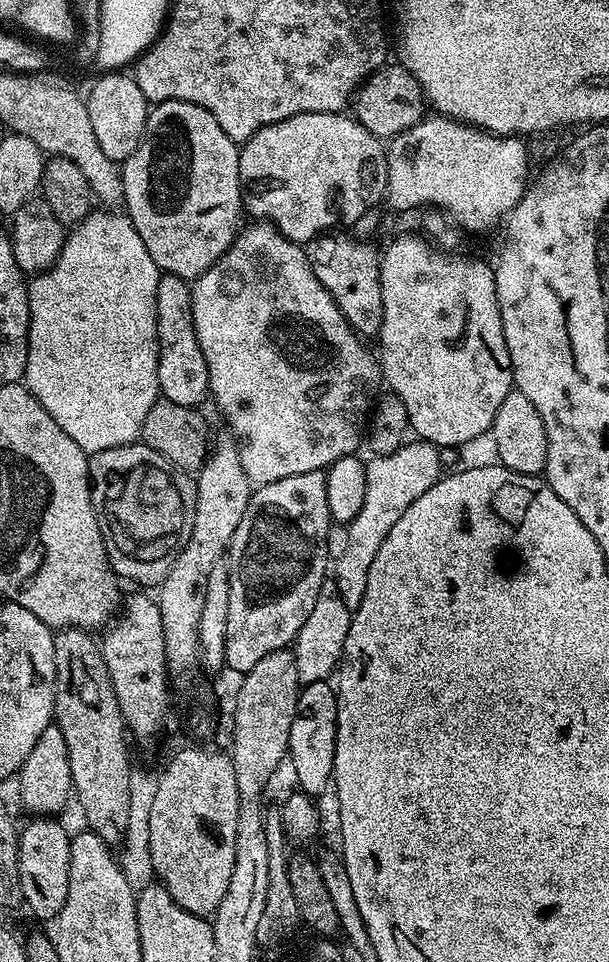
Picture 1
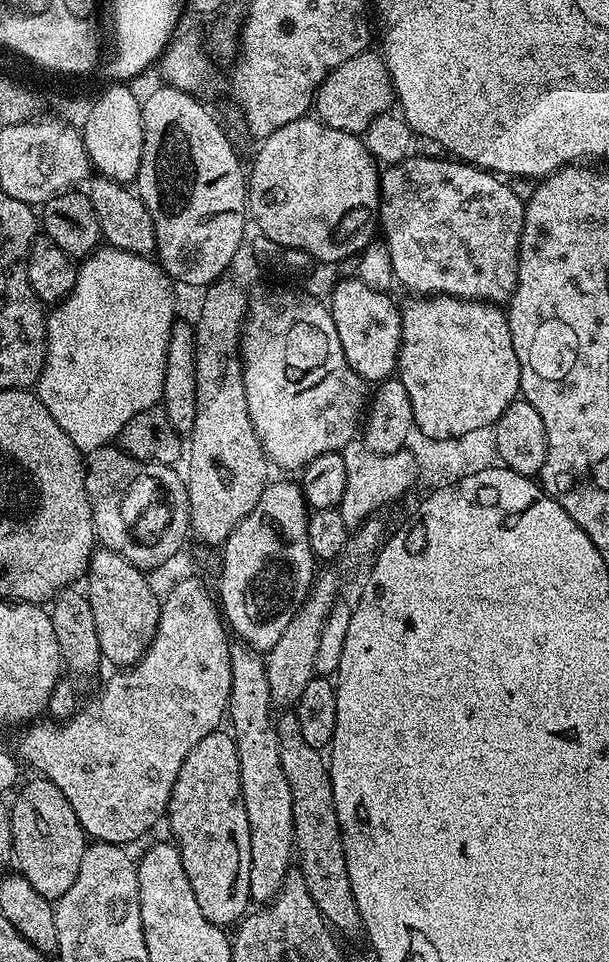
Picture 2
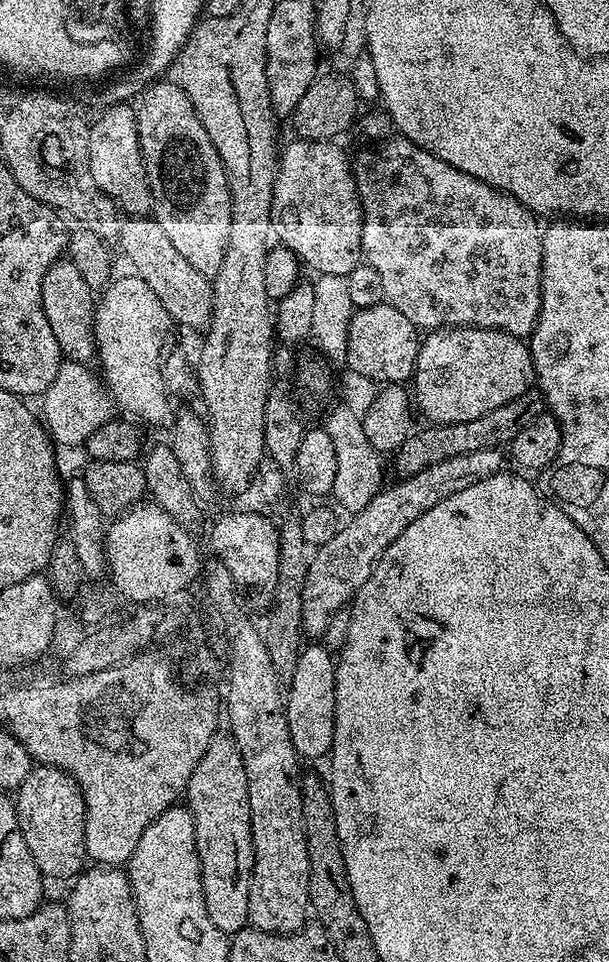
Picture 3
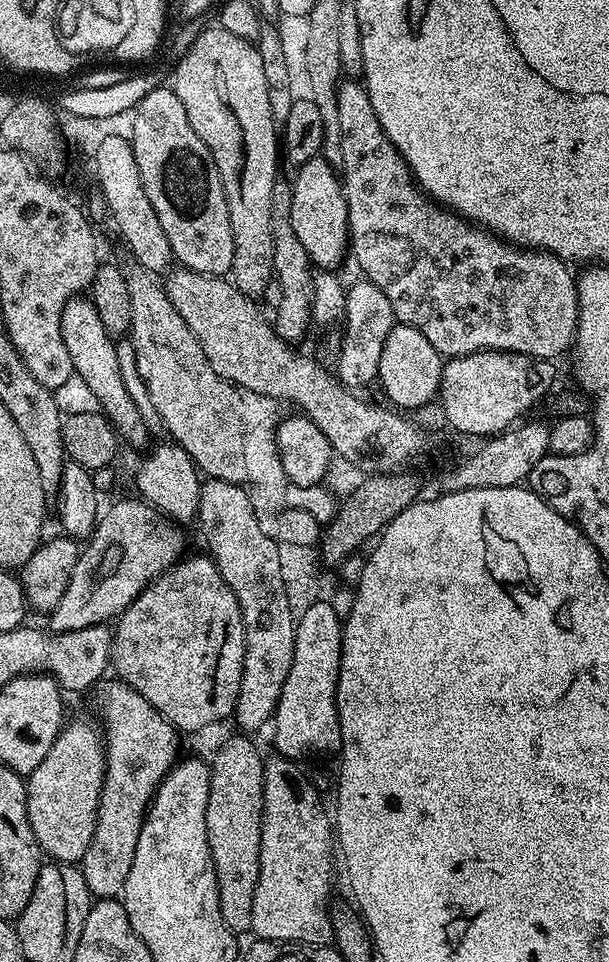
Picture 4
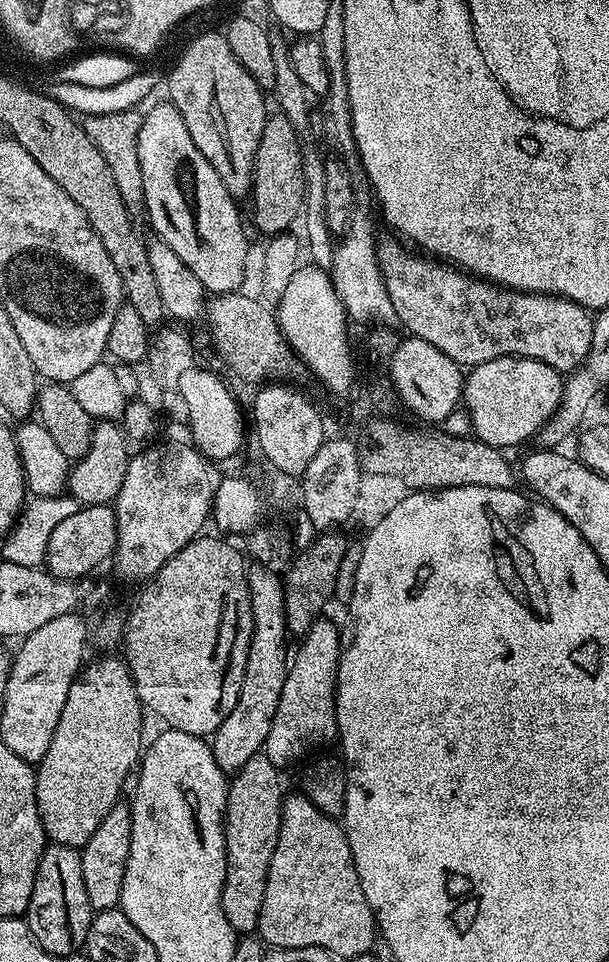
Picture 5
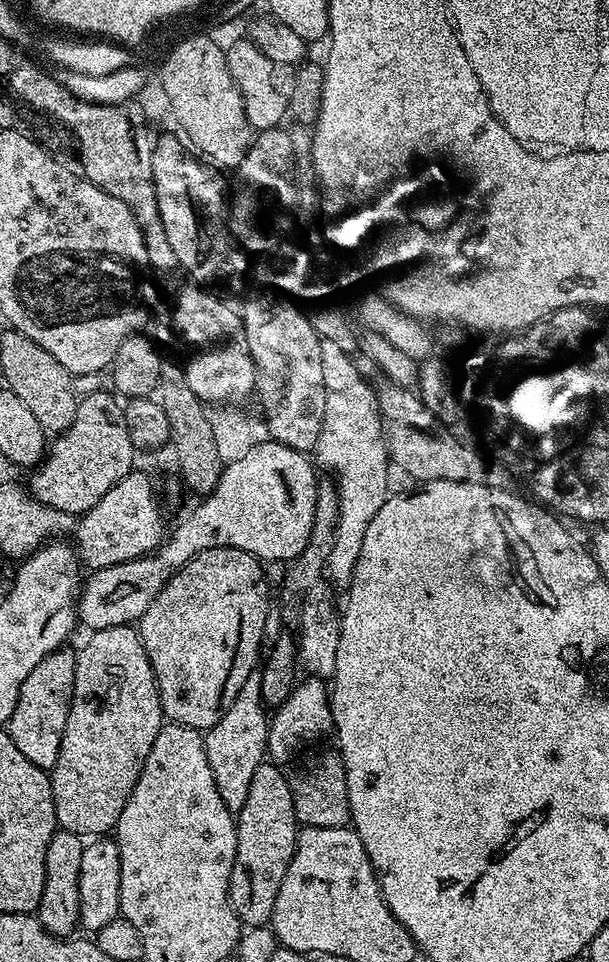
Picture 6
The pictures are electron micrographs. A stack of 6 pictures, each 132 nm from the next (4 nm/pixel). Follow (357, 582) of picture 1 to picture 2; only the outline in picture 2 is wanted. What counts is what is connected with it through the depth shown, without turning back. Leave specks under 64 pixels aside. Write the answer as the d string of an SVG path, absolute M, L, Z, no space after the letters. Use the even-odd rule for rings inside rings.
M363 439L351 440L342 448L341 456L346 467L346 491L342 496L339 511L349 528L359 527L373 517L380 508L396 501L419 479L414 456L405 448L390 455L376 454L365 446Z

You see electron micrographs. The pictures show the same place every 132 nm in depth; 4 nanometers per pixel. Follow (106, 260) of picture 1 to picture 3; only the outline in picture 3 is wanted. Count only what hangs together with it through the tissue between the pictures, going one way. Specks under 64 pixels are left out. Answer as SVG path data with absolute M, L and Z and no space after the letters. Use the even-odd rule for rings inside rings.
M117 275L98 296L94 329L98 365L104 371L109 394L126 411L133 412L128 414L141 416L148 424L167 425L173 419L174 407L164 384L164 343L168 340L168 331L174 328L174 321L140 276L127 275ZM65 359L58 370L58 378L54 378L54 382L50 382L50 386L44 391L42 423L57 445L65 444L68 448L76 448L79 444L80 447L87 445L90 434L94 434L94 430L98 430L98 426L102 426L107 420L113 419L112 400L90 369L88 364Z

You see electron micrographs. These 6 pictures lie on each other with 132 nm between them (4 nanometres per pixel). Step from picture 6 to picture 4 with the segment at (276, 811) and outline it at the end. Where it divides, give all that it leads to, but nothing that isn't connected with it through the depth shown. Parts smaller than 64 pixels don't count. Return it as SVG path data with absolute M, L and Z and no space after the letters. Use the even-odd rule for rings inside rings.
M236 734L232 736L210 759L210 798L206 802L206 830L208 831L208 841L210 842L210 854L214 862L216 871L216 885L218 886L218 906L222 910L222 922L226 922L228 929L233 934L248 932L252 927L252 915L254 914L254 886L258 886L258 866L260 865L260 843L262 842L262 786L264 785L264 762L265 757L260 756L256 749L256 744L252 740L247 740L247 735Z

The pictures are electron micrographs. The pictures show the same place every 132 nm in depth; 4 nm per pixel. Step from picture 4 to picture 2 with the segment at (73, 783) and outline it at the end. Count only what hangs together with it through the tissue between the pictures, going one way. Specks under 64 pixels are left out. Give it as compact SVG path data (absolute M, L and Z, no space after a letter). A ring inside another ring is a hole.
M35 779L24 789L21 787L15 793L16 801L10 804L12 860L15 871L24 876L42 898L55 902L70 890L70 886L74 886L74 878L78 878L86 837L78 822L78 814L74 814L74 806L66 802L66 794L62 794L54 782Z

